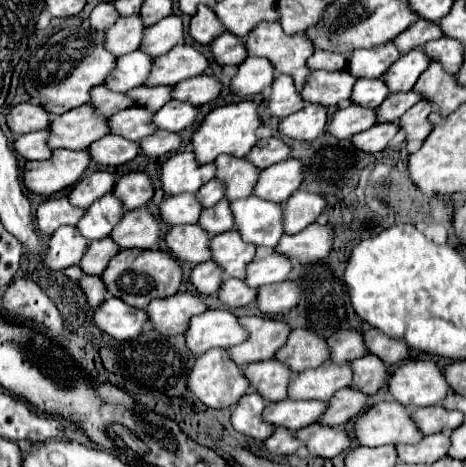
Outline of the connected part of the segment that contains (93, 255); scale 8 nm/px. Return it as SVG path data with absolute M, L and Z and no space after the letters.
M112 238L88 242L88 252L84 252L84 258L80 260L80 268L88 272L90 276L100 276L102 270L108 266L108 262L120 252L120 248L114 244Z

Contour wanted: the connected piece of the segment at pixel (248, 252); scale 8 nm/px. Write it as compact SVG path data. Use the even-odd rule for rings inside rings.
M230 230L224 234L218 234L210 240L212 248L212 260L226 272L226 276L232 278L244 278L246 266L252 262L256 246L244 244L240 234Z

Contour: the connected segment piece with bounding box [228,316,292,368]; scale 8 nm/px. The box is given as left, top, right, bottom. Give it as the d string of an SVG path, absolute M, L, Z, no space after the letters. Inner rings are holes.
M242 316L240 324L246 328L248 340L228 348L230 360L234 360L240 368L252 362L274 358L276 350L286 344L286 338L292 330L288 324L264 316Z

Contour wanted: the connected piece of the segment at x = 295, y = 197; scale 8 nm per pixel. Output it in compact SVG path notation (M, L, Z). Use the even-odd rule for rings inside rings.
M294 192L284 204L284 232L296 234L304 230L308 224L316 222L316 218L322 214L326 206L326 200L318 194L310 192Z

